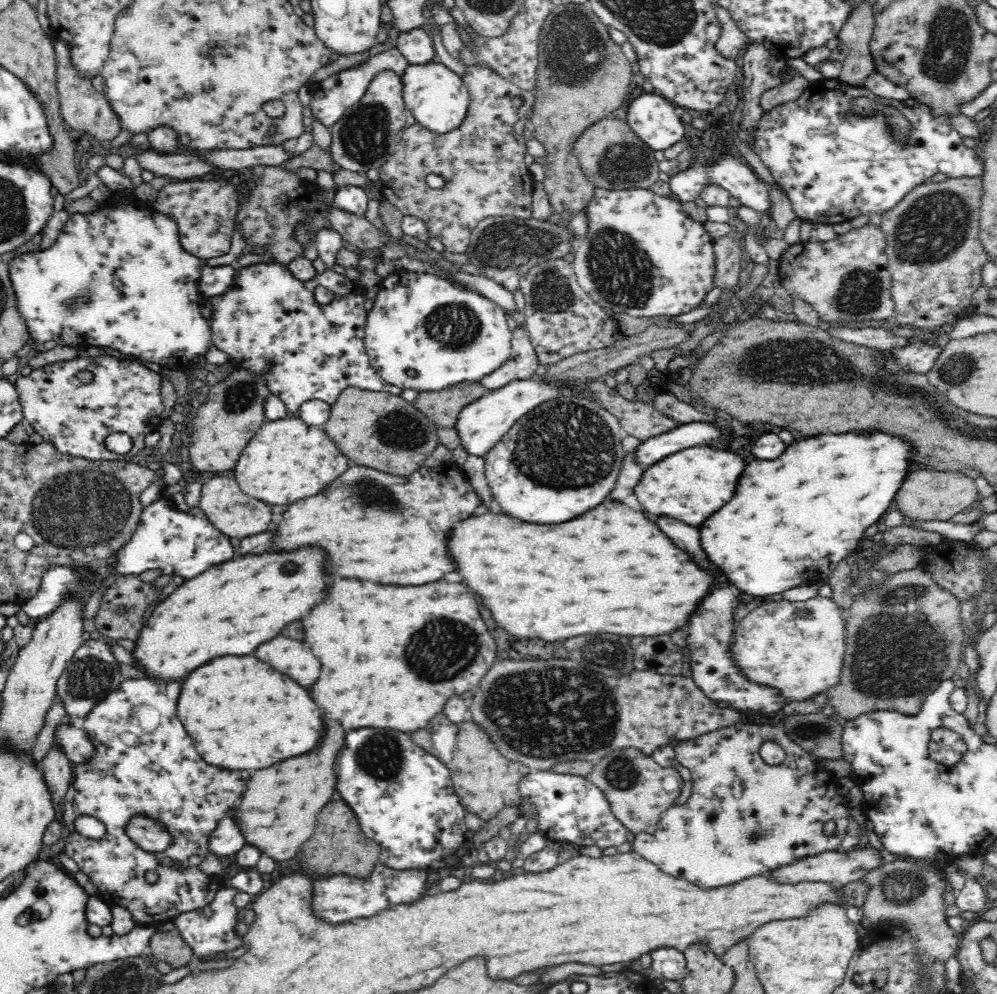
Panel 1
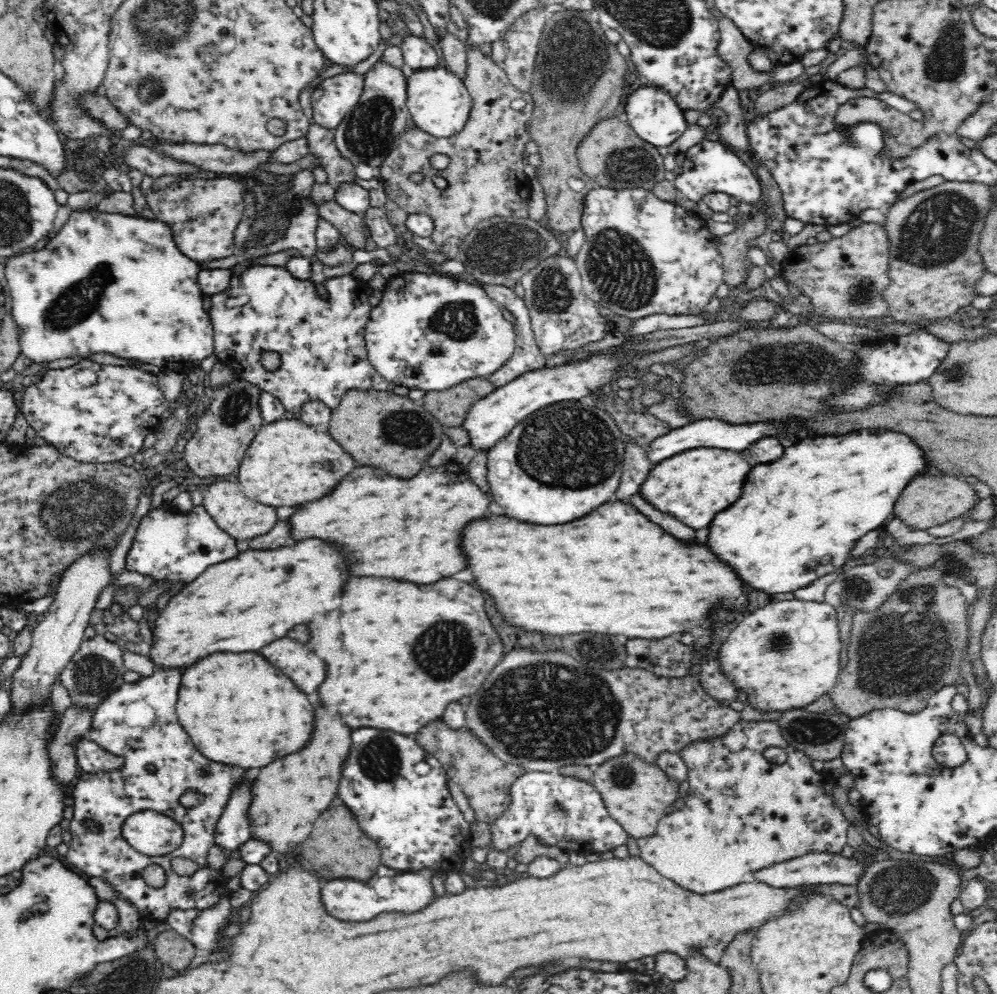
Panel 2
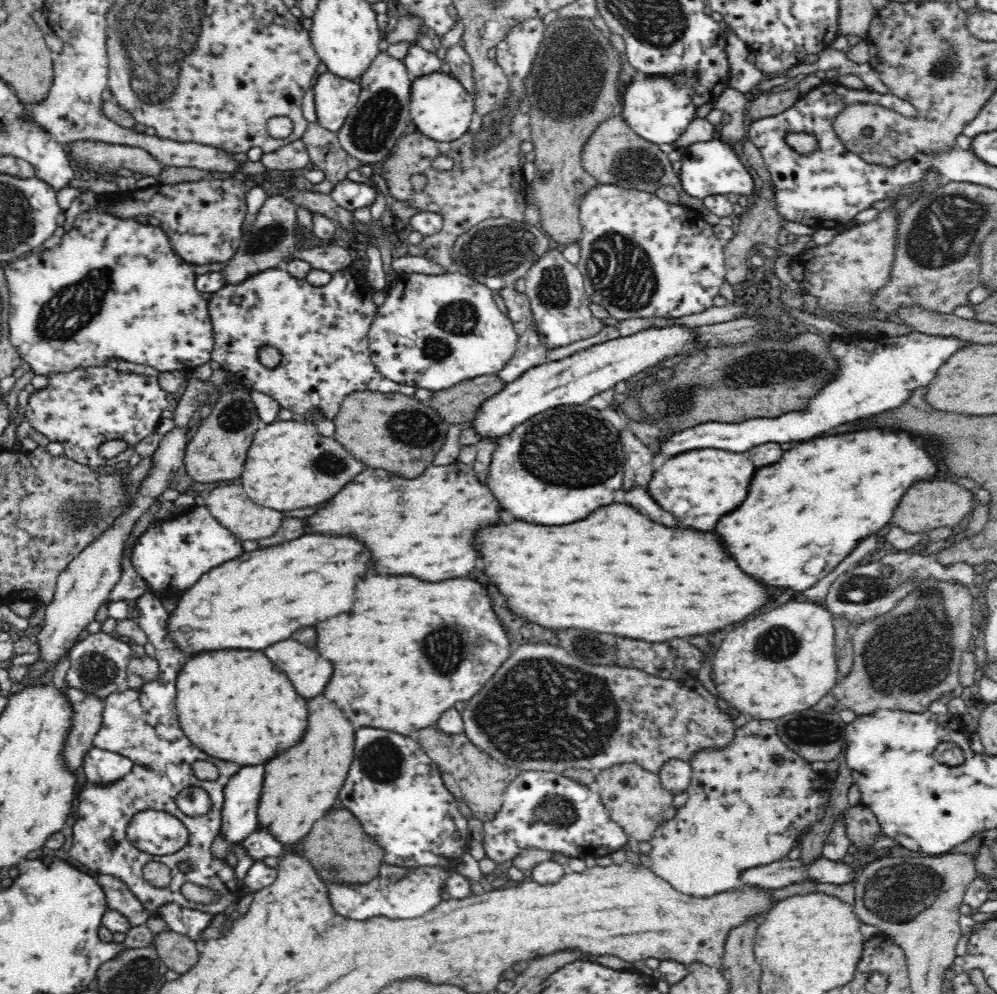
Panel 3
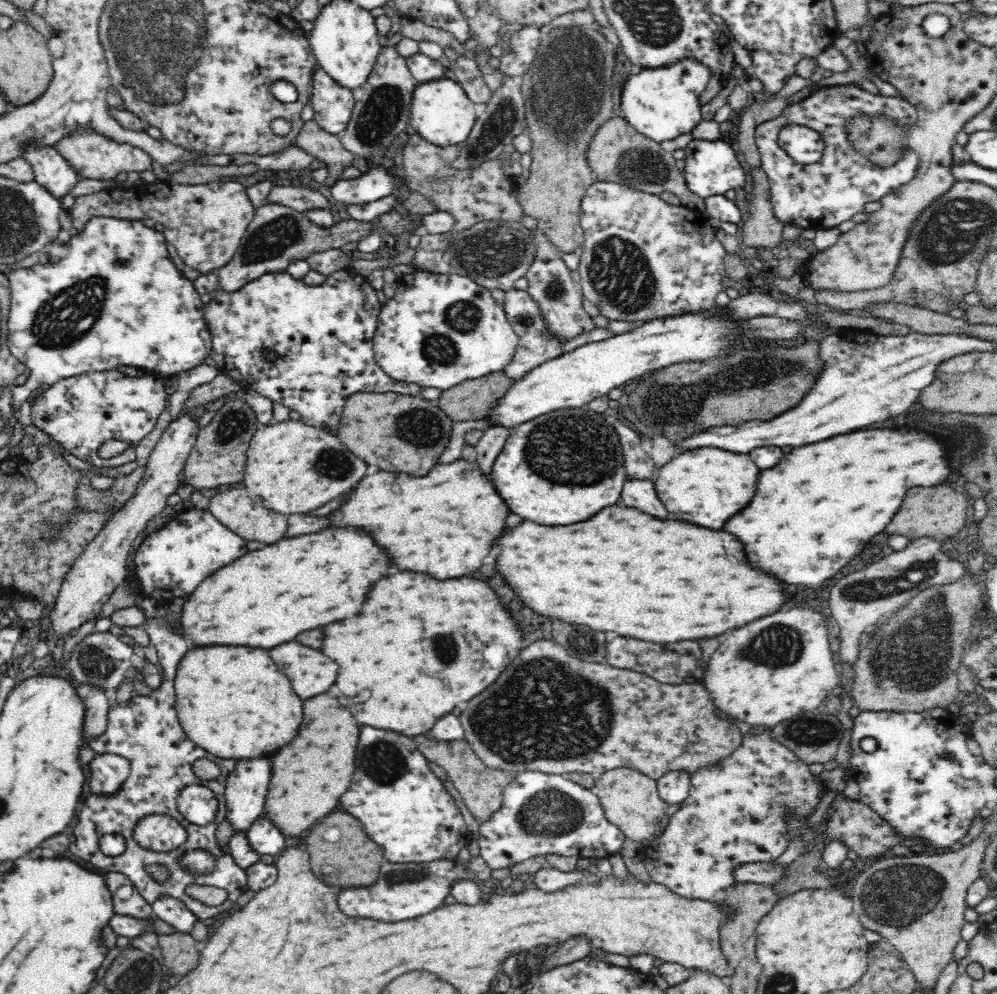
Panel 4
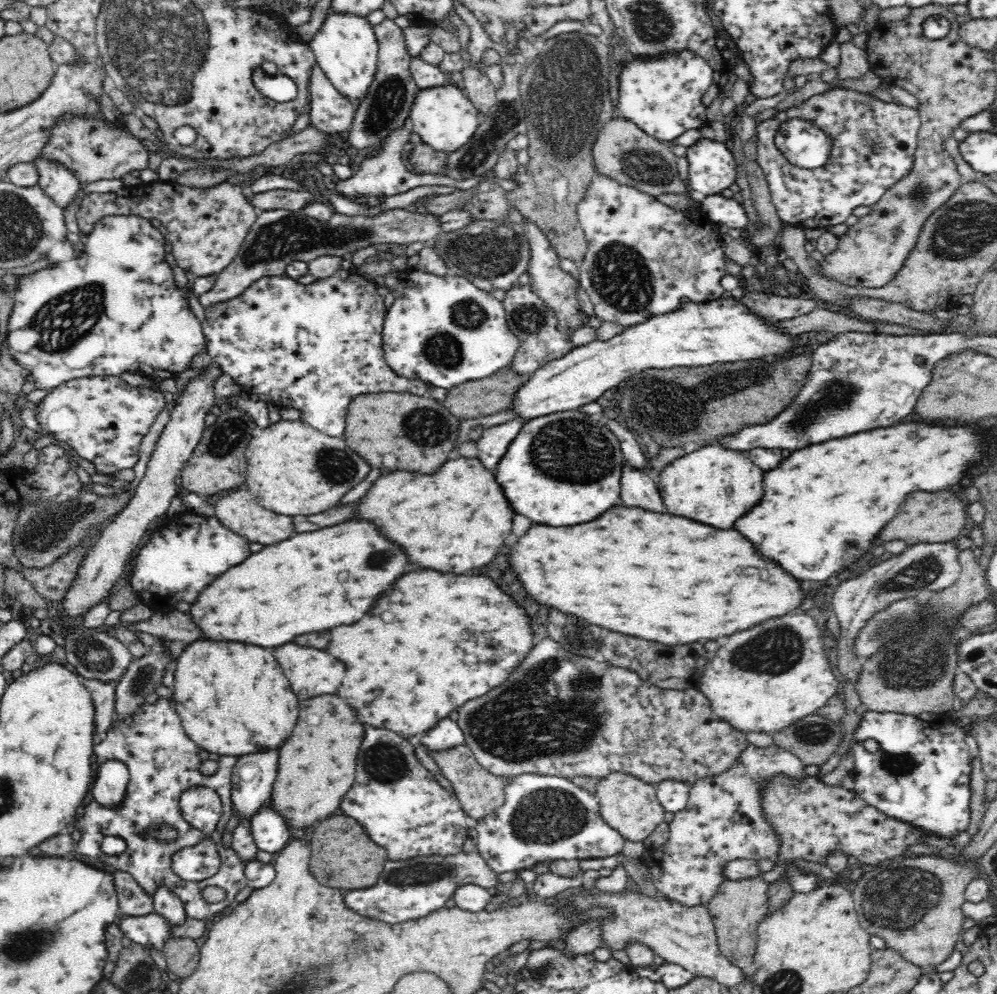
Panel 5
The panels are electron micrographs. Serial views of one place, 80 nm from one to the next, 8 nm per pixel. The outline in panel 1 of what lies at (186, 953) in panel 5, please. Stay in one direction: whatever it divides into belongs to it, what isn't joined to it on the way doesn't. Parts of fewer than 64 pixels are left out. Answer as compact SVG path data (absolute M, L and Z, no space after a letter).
M175 930L168 932L155 932L150 940L150 954L158 961L163 961L173 968L188 965L194 957L190 944Z

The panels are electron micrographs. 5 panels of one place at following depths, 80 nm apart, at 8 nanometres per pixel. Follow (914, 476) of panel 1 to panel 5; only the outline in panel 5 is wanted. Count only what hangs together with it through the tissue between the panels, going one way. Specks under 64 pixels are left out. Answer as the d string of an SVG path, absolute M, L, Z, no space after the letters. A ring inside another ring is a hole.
M912 492L902 502L902 508L894 516L894 520L890 520L886 528L882 528L878 538L884 542L904 540L908 546L918 543L946 543L961 537L960 532L966 524L966 510L968 510L967 504L960 504L960 500L950 492L932 492L932 494ZM920 522L928 522L928 524L920 524Z

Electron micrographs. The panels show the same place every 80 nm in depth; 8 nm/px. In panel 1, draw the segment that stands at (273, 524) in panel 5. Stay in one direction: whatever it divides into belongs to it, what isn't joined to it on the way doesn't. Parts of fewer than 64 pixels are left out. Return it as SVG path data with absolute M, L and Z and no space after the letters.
M218 475L212 480L208 480L202 485L199 504L199 508L214 523L214 526L229 537L243 539L260 532L266 532L270 528L272 508L264 502L258 502L258 500L242 494L242 489L238 488L236 480L221 478Z

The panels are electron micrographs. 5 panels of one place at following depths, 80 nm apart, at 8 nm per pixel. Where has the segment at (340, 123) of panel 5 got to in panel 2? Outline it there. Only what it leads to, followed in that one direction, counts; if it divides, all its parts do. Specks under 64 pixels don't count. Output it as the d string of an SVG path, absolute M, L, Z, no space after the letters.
M352 71L323 79L311 94L314 122L335 129L358 105L363 86L364 75Z

